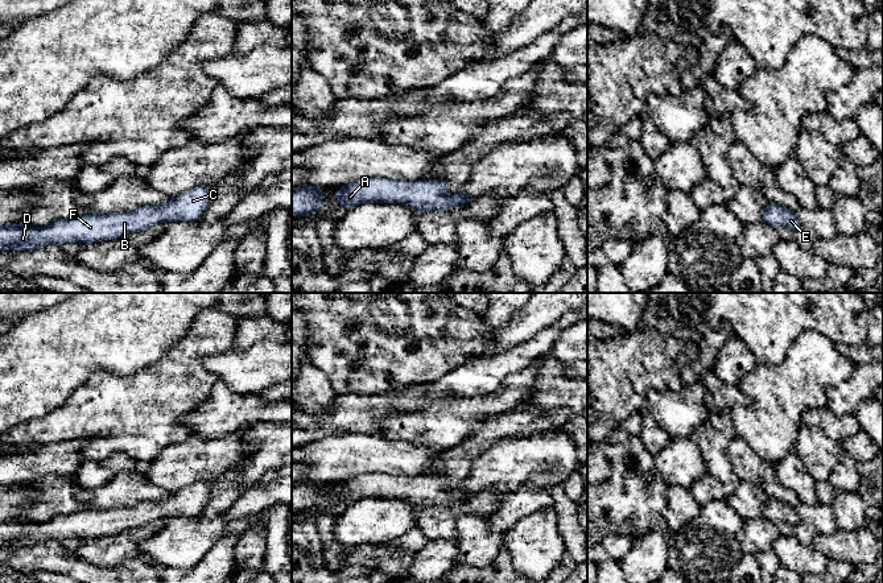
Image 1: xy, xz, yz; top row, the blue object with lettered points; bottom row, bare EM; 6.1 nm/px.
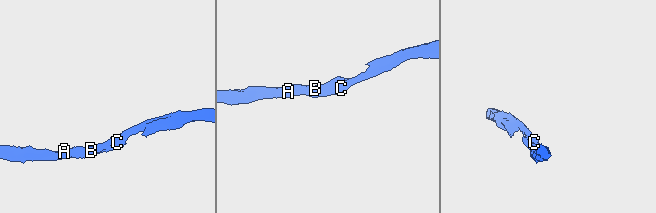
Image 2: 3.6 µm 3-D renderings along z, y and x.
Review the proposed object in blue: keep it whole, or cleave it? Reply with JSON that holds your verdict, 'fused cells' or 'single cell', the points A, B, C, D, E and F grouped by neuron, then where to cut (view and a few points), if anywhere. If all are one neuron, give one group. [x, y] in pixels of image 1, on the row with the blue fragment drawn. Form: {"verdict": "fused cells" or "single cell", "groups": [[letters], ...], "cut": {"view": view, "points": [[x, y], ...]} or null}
{"verdict": "single cell", "groups": [["A", "B", "C", "D", "E", "F"]], "cut": null}

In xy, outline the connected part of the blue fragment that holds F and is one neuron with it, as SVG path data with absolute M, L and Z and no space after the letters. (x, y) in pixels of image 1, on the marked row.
M201 186L162 204L144 206L131 212L86 212L45 227L5 224L0 227L0 251L34 251L75 241L88 245L144 232L158 223L197 222L211 200L213 187Z

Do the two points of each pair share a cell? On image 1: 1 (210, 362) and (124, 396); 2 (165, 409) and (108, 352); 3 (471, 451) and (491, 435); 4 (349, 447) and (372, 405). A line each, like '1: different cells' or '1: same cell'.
1: different cells
2: different cells
3: same cell
4: different cells

